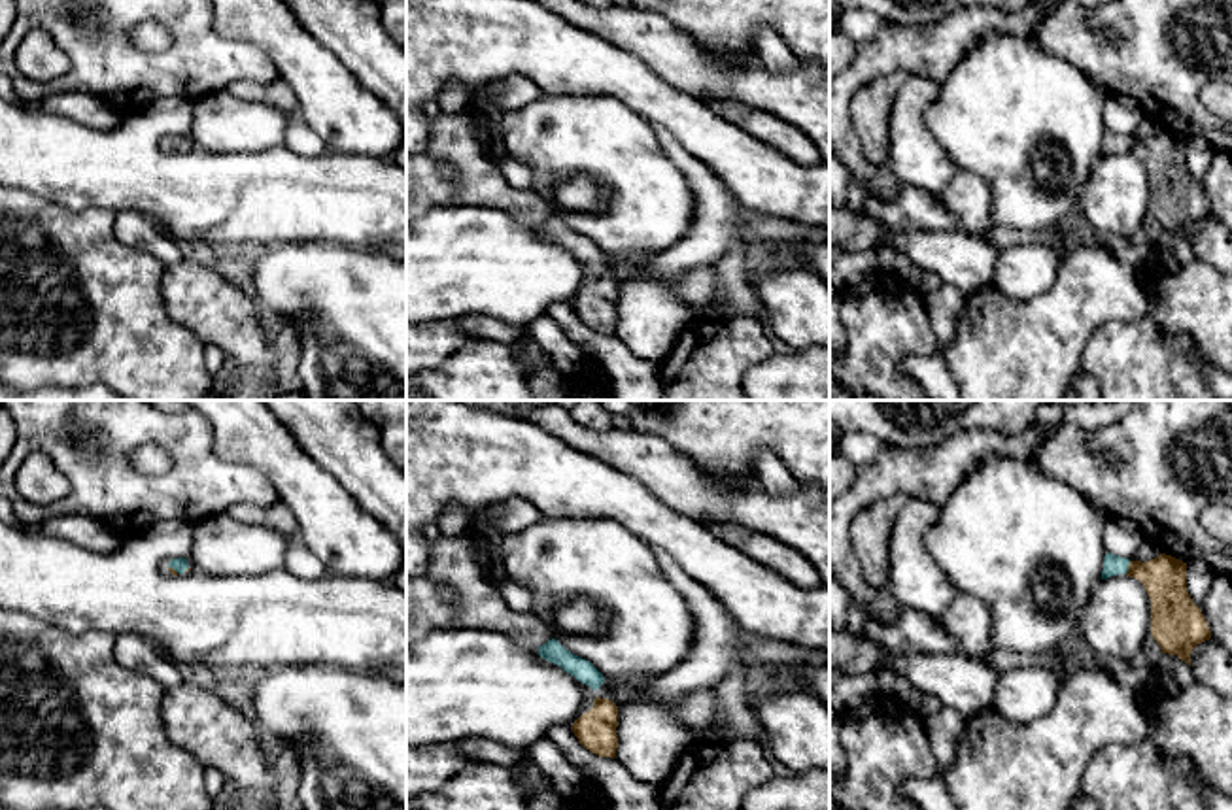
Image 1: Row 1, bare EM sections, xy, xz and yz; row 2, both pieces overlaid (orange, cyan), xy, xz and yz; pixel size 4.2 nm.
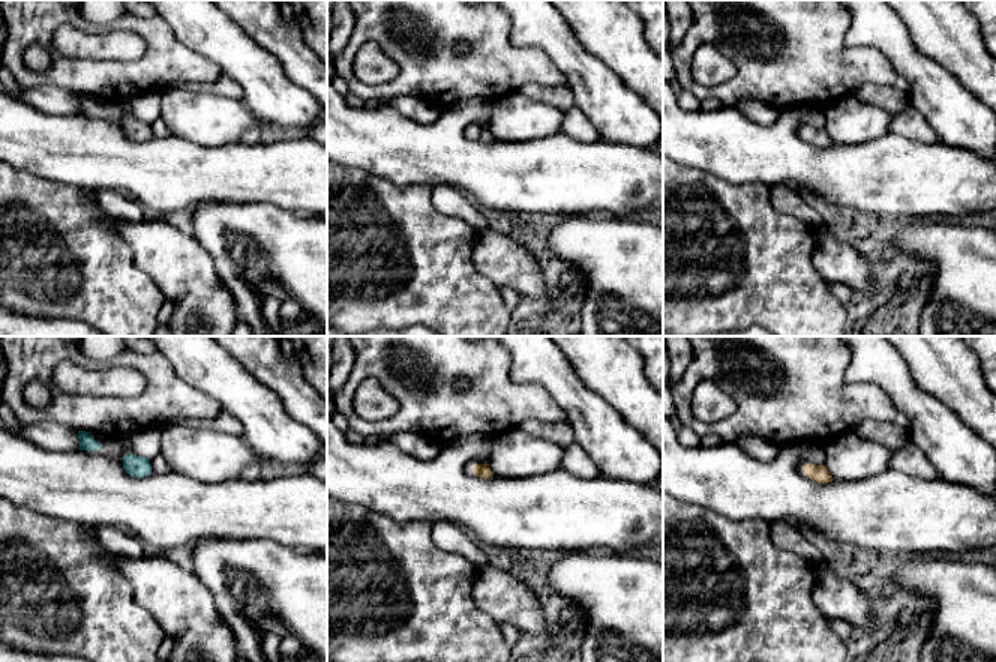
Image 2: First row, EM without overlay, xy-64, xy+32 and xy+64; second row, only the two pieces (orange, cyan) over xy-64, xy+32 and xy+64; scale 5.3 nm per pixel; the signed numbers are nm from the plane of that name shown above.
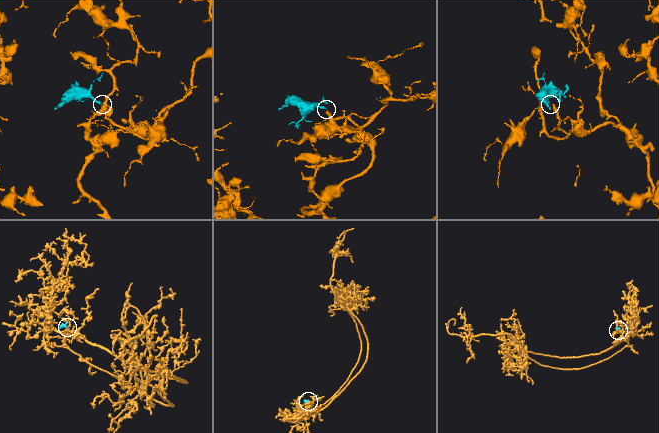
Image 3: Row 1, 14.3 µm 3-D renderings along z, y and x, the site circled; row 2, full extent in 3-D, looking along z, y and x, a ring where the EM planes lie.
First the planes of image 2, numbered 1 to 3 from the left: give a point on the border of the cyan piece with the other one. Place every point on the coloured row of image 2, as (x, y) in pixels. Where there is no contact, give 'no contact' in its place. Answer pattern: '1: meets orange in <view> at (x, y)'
1: no contact
2: no contact
3: no contact

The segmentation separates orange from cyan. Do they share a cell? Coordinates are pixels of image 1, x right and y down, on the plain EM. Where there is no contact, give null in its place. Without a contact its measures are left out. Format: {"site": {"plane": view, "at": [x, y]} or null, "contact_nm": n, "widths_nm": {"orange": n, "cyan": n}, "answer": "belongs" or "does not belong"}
{"site": {"plane": "yz", "at": [1129, 144]}, "contact_nm": 60, "widths_nm": {"orange": 190, "cyan": 90}, "answer": "belongs"}

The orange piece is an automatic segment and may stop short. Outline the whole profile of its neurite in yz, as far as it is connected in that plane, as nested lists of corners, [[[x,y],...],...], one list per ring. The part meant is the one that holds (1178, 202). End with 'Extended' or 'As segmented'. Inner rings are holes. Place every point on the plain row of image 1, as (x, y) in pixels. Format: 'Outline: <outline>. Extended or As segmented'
Outline: [[[1105,130],[1102,157],[1117,151],[1143,160],[1151,176],[1151,213],[1162,230],[1177,232],[1190,244],[1192,227],[1209,217],[1211,208],[1187,168],[1187,140],[1166,130],[1145,140]]]. Extended

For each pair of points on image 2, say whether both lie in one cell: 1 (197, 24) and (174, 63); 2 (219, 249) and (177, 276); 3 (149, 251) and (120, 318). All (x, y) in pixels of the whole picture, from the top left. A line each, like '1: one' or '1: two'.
1: two
2: two
3: two

